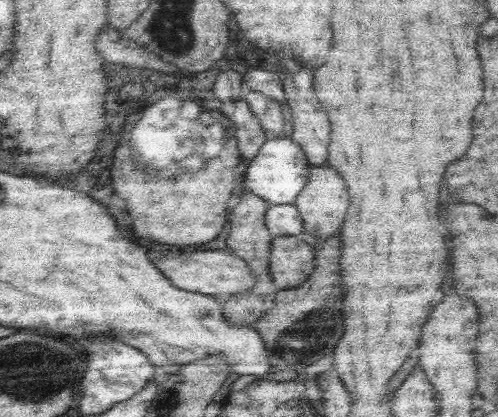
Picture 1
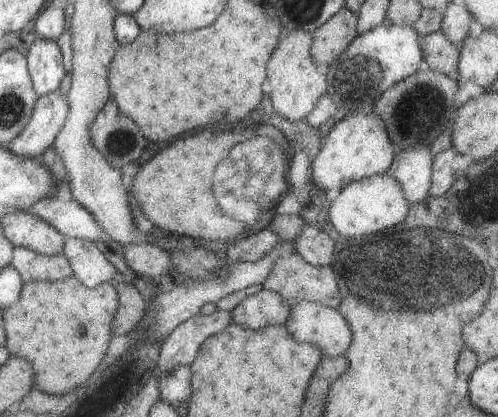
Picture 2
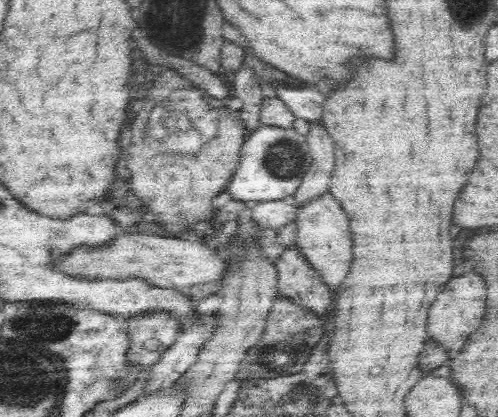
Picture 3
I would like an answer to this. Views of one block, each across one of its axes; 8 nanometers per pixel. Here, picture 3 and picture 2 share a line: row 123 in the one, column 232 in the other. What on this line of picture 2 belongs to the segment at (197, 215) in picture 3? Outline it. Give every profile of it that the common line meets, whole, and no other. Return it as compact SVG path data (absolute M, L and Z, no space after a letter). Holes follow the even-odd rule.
M245 128L243 132L197 132L179 140L173 140L169 146L161 148L153 158L143 162L129 186L129 192L137 200L141 210L141 222L159 230L165 236L175 238L191 238L197 242L225 242L231 244L249 236L255 226L245 226L221 212L215 204L215 196L211 192L211 176L213 168L219 160L227 156L227 152L253 136L253 130L273 130L273 128Z

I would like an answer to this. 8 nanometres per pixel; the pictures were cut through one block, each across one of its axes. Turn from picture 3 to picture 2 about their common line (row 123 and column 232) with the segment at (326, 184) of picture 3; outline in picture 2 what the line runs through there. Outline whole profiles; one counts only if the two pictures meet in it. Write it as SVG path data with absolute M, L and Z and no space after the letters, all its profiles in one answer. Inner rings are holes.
M259 290L257 294L241 300L233 312L233 324L241 324L245 328L267 328L267 326L283 326L289 318L291 306L271 290Z

